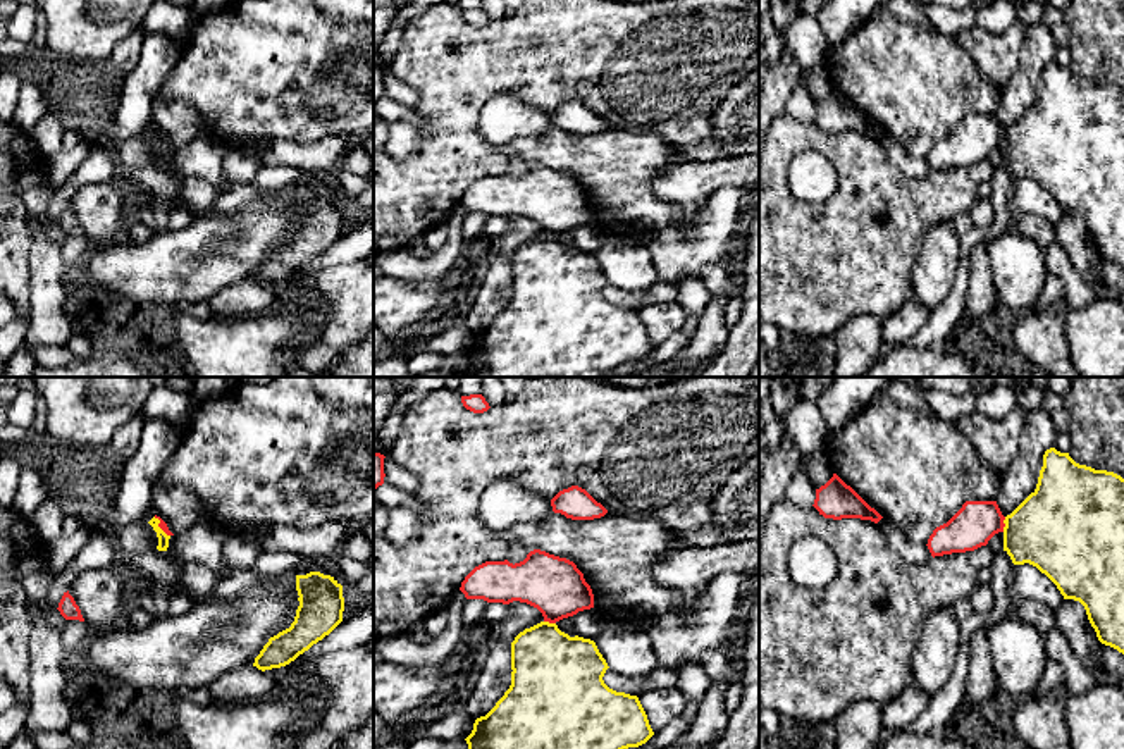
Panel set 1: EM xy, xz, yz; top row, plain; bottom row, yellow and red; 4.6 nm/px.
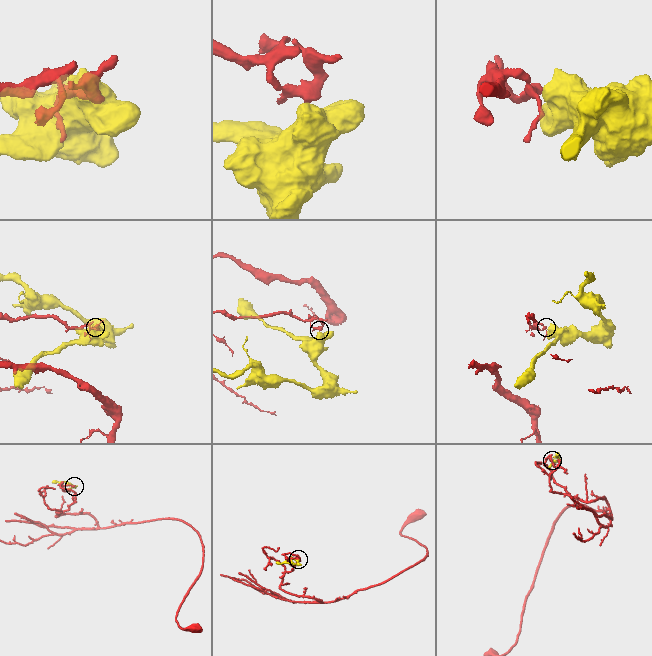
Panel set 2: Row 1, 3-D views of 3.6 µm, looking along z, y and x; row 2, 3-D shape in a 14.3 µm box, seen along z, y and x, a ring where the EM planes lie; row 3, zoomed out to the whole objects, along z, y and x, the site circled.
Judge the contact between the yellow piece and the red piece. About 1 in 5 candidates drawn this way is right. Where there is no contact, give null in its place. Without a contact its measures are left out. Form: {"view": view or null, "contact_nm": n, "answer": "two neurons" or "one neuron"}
{"view": "yz", "contact_nm": 70, "answer": "two neurons"}

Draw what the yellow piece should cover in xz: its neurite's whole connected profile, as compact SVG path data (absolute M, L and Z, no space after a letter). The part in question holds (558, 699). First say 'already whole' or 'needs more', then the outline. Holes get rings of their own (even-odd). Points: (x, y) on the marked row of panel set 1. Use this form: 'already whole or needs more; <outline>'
already whole; M549 622L525 628L511 642L511 685L485 716L475 720L465 739L468 749L628 749L645 744L654 735L647 715L637 696L604 684L608 668L590 639L570 637Z

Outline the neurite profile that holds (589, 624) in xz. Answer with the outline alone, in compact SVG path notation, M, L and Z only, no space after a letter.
M597 608L578 611L566 618L578 637L596 641L609 625L609 618Z

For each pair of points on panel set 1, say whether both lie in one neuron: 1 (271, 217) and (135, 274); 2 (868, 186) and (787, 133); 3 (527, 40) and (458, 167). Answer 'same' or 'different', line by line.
1: same
2: same
3: same

